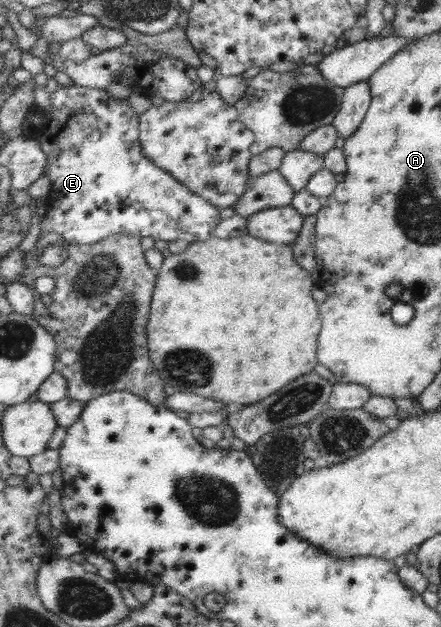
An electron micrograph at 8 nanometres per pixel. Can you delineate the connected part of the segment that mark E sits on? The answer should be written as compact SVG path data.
M74 83L53 91L50 101L52 107L48 111L37 107L28 111L29 117L42 117L42 123L34 130L32 128L30 138L40 142L48 154L44 175L52 184L46 196L47 216L43 216L43 232L61 234L67 246L94 245L112 234L138 234L167 243L174 240L201 242L213 236L213 230L221 222L219 207L183 186L173 174L147 158L140 141L140 115L126 99L113 99L106 89Z

